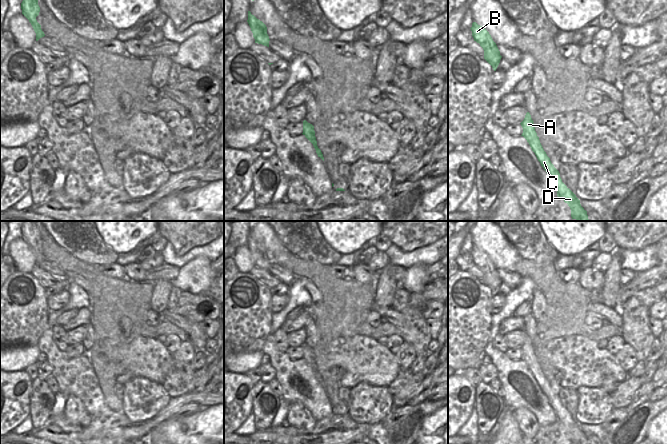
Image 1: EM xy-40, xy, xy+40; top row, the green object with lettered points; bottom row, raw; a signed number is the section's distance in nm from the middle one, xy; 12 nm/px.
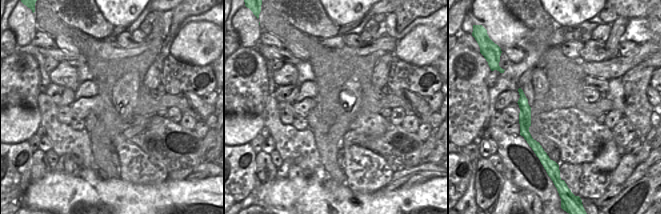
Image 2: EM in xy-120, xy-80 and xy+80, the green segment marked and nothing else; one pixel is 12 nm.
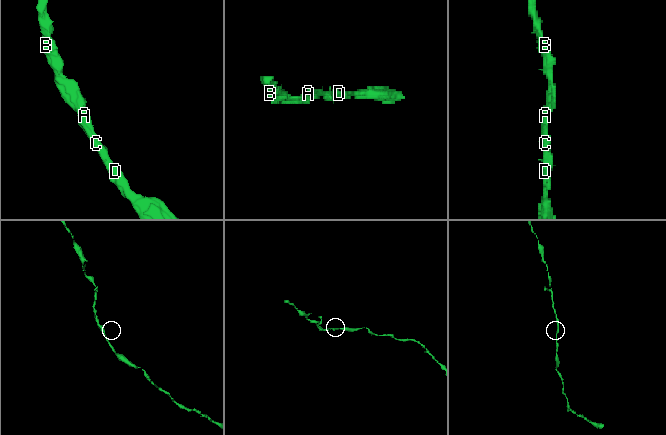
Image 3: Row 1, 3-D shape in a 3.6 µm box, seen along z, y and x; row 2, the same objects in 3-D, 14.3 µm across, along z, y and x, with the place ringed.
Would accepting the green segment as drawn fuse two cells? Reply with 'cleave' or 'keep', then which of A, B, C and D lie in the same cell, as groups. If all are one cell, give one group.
keep; A B C D

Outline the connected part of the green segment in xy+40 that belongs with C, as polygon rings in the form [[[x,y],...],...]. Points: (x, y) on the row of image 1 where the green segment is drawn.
[[[529,112],[526,113],[524,120],[520,123],[523,128],[523,136],[529,143],[532,151],[535,153],[541,166],[549,176],[551,183],[557,191],[557,196],[564,200],[571,209],[572,219],[577,221],[589,221],[587,211],[581,206],[580,200],[576,195],[562,182],[559,171],[551,163],[550,158],[544,151],[539,137],[535,131],[534,121]]]

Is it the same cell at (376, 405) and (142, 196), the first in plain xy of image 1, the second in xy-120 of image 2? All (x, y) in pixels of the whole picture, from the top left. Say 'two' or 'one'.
two

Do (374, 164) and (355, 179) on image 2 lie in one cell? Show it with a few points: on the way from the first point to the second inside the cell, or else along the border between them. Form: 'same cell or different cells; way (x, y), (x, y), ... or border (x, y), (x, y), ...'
same cell; way (369, 169), (360, 176)

